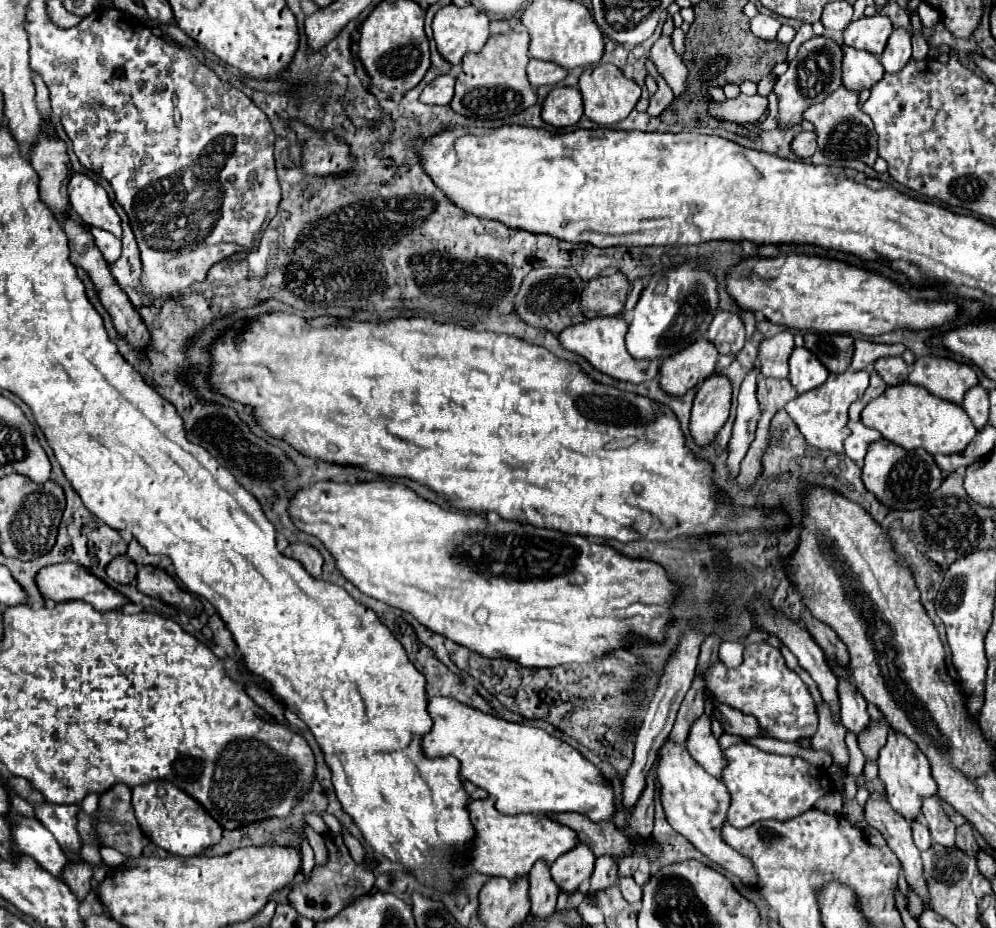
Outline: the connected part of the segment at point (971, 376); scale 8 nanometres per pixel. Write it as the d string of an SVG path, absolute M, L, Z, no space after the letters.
M923 356L911 366L909 382L927 388L937 398L961 404L963 394L977 384L977 374L963 362L939 356Z

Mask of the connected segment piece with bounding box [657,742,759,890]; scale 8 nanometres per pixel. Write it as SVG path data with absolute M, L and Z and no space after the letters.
M665 742L659 750L659 768L657 768L657 780L661 784L661 802L665 816L669 824L685 836L701 854L705 854L711 862L723 866L727 872L735 874L743 886L757 890L759 888L759 876L743 854L735 852L727 842L721 838L721 828L727 820L727 808L731 804L729 792L725 784L713 776L709 776L687 752L685 746Z

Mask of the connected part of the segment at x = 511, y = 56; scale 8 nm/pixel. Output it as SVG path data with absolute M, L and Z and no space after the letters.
M511 30L505 34L489 36L489 40L481 48L481 52L469 52L463 56L461 74L457 76L451 108L457 114L467 116L471 120L503 120L507 116L513 116L513 114L527 110L529 106L533 106L537 102L537 94L535 94L533 86L529 84L527 72L525 72L527 62L529 62L529 34L527 32L513 32Z

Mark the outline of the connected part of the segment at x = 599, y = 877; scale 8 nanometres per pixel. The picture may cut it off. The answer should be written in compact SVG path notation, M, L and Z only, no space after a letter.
M601 856L595 860L595 870L591 874L585 896L595 896L599 890L605 890L615 882L617 882L617 860L607 860L607 856Z

